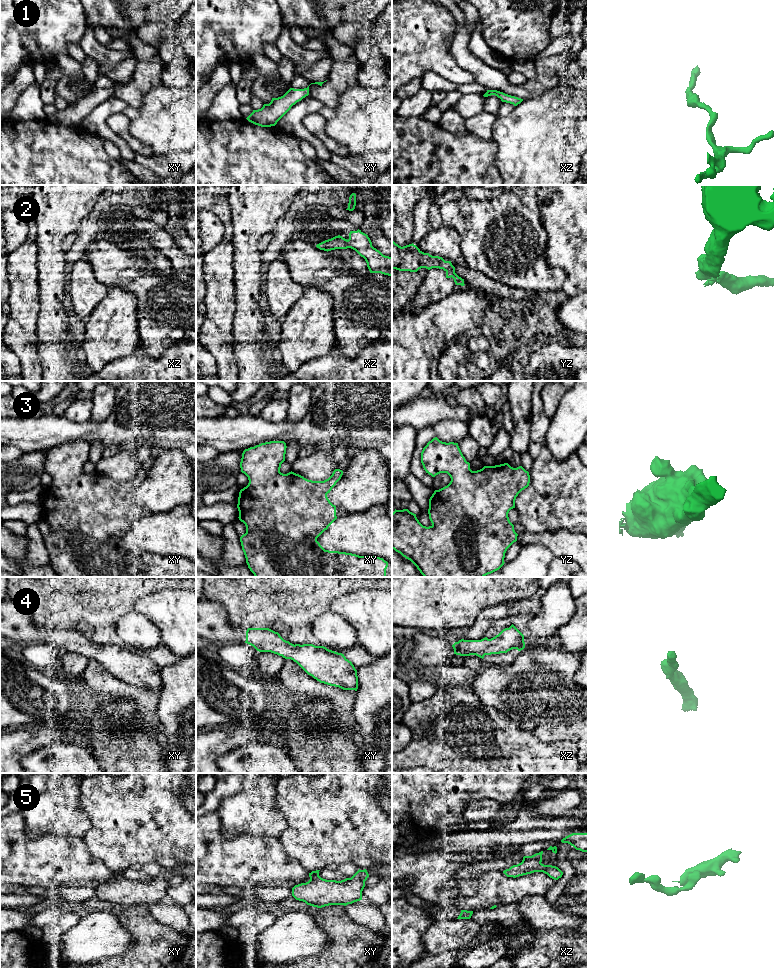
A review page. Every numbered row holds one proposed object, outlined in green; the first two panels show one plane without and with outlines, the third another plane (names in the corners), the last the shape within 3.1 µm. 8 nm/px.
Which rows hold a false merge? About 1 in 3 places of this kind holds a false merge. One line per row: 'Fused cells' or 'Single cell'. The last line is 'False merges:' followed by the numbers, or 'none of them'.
1: Single cell
2: Fused cells
3: Single cell
4: Single cell
5: Single cell
False merges: 2

